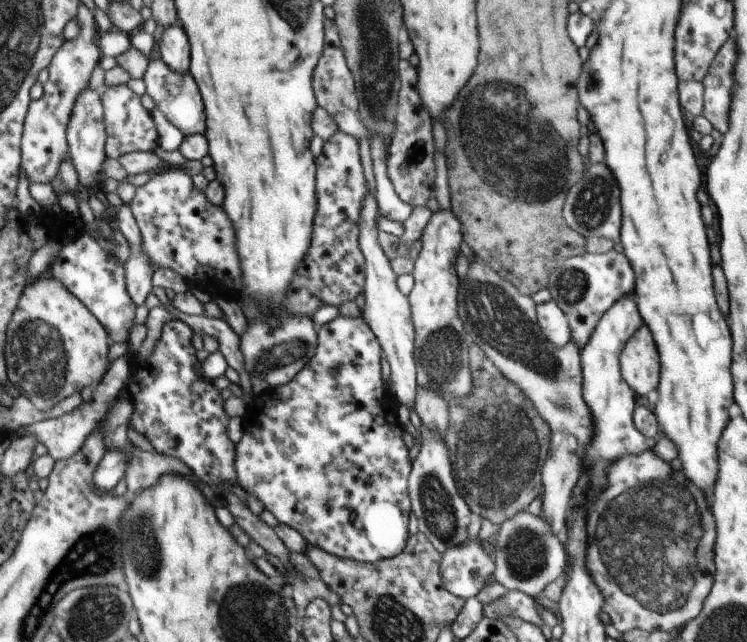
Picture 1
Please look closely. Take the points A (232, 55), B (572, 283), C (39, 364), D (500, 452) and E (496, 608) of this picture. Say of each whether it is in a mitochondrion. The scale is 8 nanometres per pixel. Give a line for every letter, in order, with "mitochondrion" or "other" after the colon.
A: other
B: mitochondrion
C: mitochondrion
D: mitochondrion
E: other

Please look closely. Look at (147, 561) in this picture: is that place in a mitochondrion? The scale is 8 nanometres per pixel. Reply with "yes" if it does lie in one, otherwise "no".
yes

